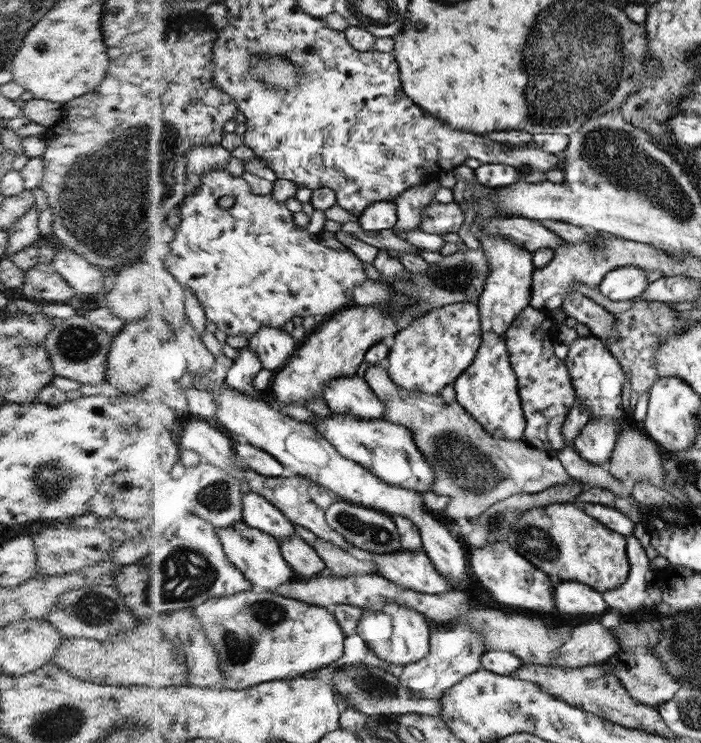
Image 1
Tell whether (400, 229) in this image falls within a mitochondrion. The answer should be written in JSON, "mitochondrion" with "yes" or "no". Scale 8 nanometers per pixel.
{"mitochondrion":"no"}

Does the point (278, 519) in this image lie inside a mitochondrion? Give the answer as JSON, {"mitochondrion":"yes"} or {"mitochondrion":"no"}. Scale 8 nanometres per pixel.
{"mitochondrion":"no"}

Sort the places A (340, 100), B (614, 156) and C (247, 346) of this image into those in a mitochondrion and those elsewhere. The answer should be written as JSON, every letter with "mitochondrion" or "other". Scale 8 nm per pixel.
{"A":"mitochondrion","B":"mitochondrion","C":"other"}

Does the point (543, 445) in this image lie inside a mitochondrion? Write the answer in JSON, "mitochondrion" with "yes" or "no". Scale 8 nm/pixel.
{"mitochondrion":"no"}

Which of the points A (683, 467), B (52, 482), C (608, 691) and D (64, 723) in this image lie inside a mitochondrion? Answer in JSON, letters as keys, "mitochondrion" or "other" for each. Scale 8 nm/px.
{"A":"other","B":"mitochondrion","C":"other","D":"mitochondrion"}

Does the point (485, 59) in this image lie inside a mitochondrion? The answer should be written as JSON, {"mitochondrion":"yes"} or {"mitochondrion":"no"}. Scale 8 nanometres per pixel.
{"mitochondrion":"no"}

